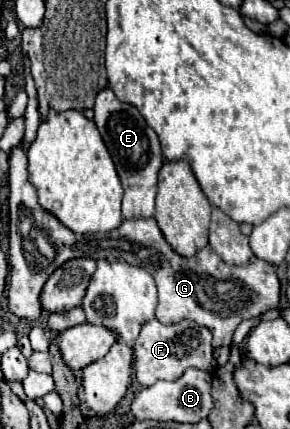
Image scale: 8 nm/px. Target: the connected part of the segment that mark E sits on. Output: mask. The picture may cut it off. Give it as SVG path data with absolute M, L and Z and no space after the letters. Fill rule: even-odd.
M103 88L97 94L95 106L95 126L101 132L101 138L113 158L117 174L121 178L123 194L123 216L125 218L151 218L155 212L155 194L157 194L157 174L163 166L161 144L151 126L147 126L145 118L135 110L135 106L117 100L111 88Z

